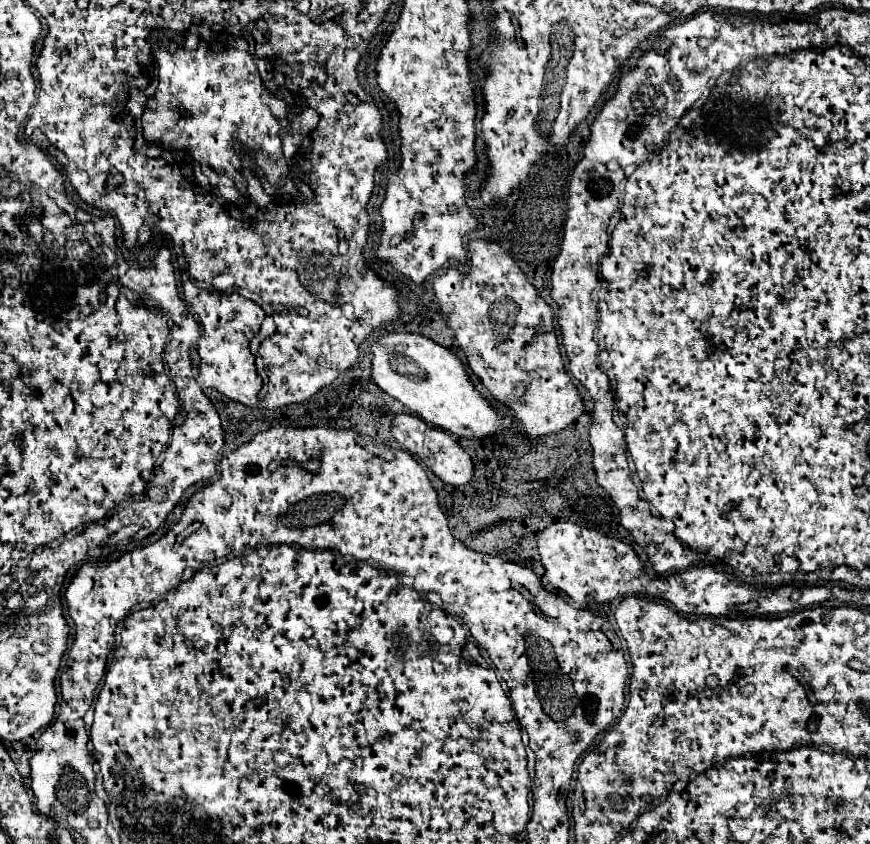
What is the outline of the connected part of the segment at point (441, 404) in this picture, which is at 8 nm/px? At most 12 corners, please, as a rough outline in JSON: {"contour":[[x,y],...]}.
{"contour":[[414,332],[372,346],[372,382],[426,424],[486,438],[512,424],[466,366]]}

